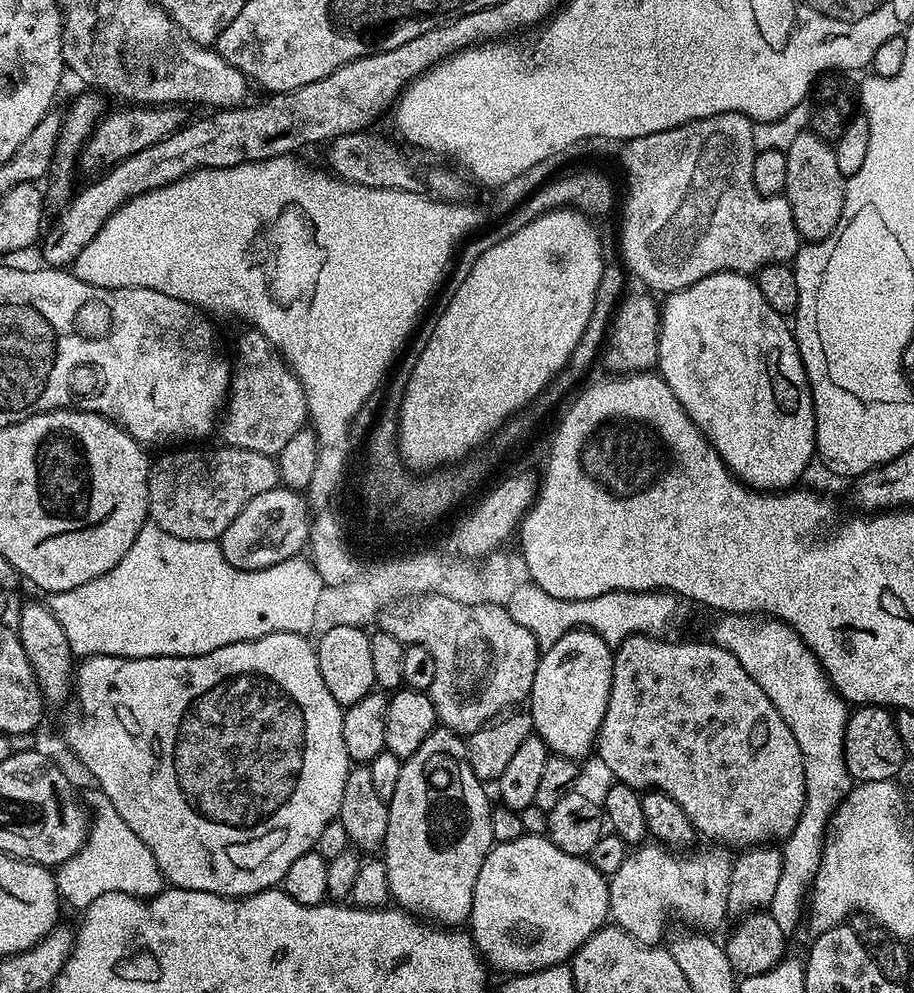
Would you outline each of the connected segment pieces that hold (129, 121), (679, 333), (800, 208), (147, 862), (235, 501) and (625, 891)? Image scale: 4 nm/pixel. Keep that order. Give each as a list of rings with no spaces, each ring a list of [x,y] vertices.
[[[120,106],[117,112],[109,111],[97,123],[88,141],[84,143],[79,155],[79,167],[92,170],[103,166],[111,166],[128,156],[138,154],[138,150],[146,150],[158,142],[162,142],[170,134],[179,132],[185,123],[185,109],[180,106]]]
[[[719,272],[710,274],[694,286],[683,288],[677,292],[667,293],[663,301],[660,314],[660,354],[658,357],[658,372],[664,381],[674,390],[674,398],[686,410],[689,418],[696,423],[696,429],[707,438],[709,444],[727,466],[728,471],[749,488],[757,490],[788,490],[792,484],[808,468],[808,463],[814,460],[816,450],[816,419],[814,418],[814,402],[812,391],[808,385],[808,375],[804,369],[804,363],[800,357],[800,351],[796,345],[796,338],[789,321],[780,316],[762,298],[762,290],[758,290],[755,279],[751,275],[742,272]]]
[[[811,130],[798,134],[787,149],[786,186],[783,196],[790,202],[794,226],[801,241],[825,240],[835,230],[844,209],[846,177],[838,170],[835,147]]]
[[[104,802],[101,805],[96,816],[94,812],[91,817],[88,836],[78,854],[59,865],[54,872],[61,901],[65,905],[73,904],[77,910],[88,908],[94,898],[102,898],[102,894],[121,892],[151,898],[166,887],[164,875],[160,873],[158,862],[154,862],[154,854],[150,854],[146,842],[142,842],[126,822],[122,822],[118,810],[114,810],[111,804]]]
[[[184,446],[181,452],[168,450],[165,456],[151,461],[148,470],[148,515],[151,523],[156,524],[166,534],[174,534],[174,538],[183,540],[215,540],[246,510],[246,502],[258,494],[266,494],[266,490],[280,484],[280,471],[275,459],[266,454],[258,454],[245,448],[200,448],[204,446]]]
[[[647,843],[633,849],[622,866],[609,877],[608,893],[610,894],[609,917],[615,927],[626,930],[632,937],[641,942],[660,942],[664,936],[664,927],[668,924],[668,912],[681,916],[692,923],[691,927],[703,930],[705,933],[715,933],[715,928],[729,919],[727,908],[727,891],[730,888],[733,857],[723,847],[708,846],[701,852],[689,851],[687,854],[677,854],[667,847]]]

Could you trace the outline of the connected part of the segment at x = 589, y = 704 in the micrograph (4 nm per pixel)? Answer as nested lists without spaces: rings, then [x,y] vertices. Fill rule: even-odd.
[[[589,628],[570,630],[562,634],[558,642],[543,649],[532,683],[530,715],[533,733],[540,737],[543,744],[548,747],[549,753],[580,762],[587,752],[591,753],[595,749],[596,735],[602,726],[602,718],[606,718],[606,706],[610,702],[613,655],[613,647]]]

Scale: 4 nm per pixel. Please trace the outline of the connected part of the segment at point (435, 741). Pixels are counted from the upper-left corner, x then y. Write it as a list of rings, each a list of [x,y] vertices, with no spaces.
[[[443,726],[433,728],[426,742],[401,763],[398,787],[387,801],[388,825],[382,845],[382,861],[389,880],[388,895],[404,911],[440,926],[460,926],[467,921],[478,870],[482,870],[482,862],[486,862],[486,854],[494,843],[490,830],[493,805],[488,804],[485,785],[472,773],[467,759],[452,756],[461,744],[457,733]]]

